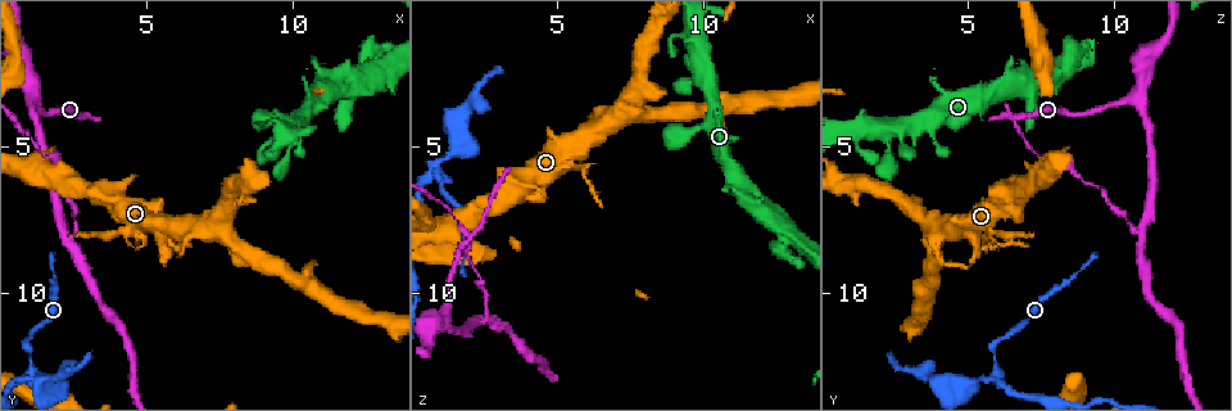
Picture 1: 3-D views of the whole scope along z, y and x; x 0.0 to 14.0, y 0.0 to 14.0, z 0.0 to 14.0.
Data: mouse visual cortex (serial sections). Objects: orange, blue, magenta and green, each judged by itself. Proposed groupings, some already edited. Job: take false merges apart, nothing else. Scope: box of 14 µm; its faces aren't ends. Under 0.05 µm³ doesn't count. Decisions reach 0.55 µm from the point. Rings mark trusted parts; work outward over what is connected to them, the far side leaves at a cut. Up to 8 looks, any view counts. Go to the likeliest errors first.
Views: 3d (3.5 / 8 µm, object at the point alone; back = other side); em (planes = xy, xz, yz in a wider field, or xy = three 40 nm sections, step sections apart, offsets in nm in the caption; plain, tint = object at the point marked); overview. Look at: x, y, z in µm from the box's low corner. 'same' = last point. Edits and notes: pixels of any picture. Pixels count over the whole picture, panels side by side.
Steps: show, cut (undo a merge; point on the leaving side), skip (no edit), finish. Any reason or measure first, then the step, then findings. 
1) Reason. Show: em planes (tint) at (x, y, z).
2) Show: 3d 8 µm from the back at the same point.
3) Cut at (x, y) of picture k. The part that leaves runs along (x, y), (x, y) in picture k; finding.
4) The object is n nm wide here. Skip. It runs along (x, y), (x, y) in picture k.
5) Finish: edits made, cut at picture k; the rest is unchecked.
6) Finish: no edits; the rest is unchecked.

A narrow waist. Show: 3d 3.5 µm at (1.0, 12.9, 6.0).

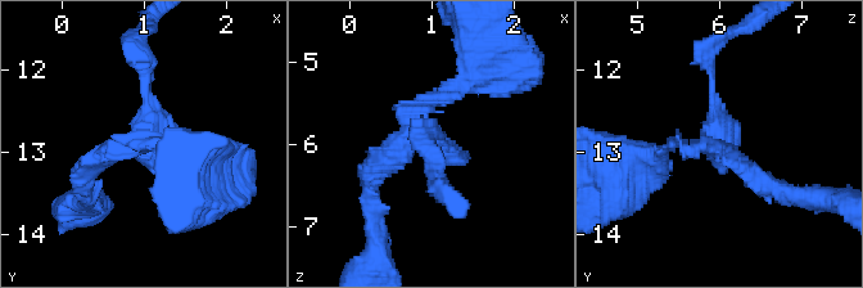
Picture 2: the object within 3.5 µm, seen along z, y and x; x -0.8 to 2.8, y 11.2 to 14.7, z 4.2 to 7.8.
3 arms meet here; the arms are 100, 150, 200 nm wide; need the tissue. Show: em xy step 5 (tint) at (0.95, 12.90, 5.90).

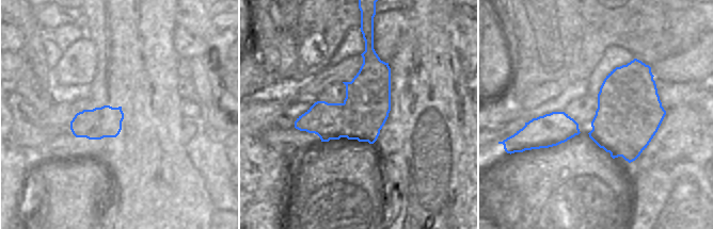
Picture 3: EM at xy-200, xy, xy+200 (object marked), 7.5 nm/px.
Cut at (457, 88) of picture 2. The part that leaves runs along (704, 143), (615, 158) in picture 2; two cells meet here.

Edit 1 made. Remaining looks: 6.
Three arms meet. Show: 3d 3.5 µm at (1.0, 3.4, 10.7).

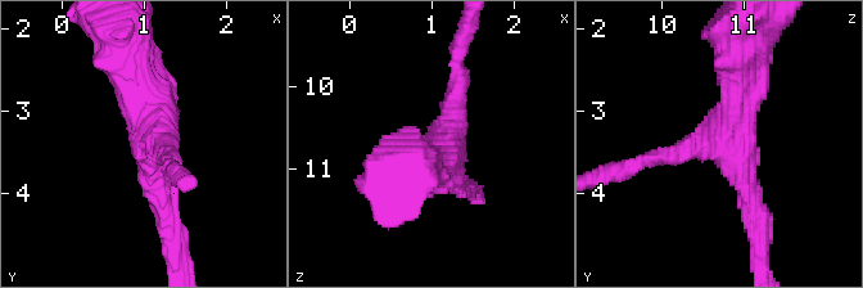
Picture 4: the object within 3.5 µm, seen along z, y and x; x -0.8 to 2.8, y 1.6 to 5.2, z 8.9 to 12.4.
3 arms meet here; the arms are 200, 250, 500 nm wide; need the tissue. Show: em xy step 5 (tint) at (1.10, 3.35, 10.75).

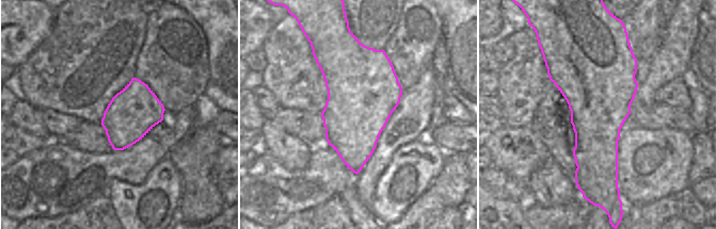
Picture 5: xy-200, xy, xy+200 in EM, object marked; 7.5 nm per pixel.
Skip. It runs along (646, 158), (722, 142), (758, 217) in picture 4; one cell here.

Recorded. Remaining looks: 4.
Three-way junction. Show: 3d 3.5 µm at (2.2, 8.1, 11.0).

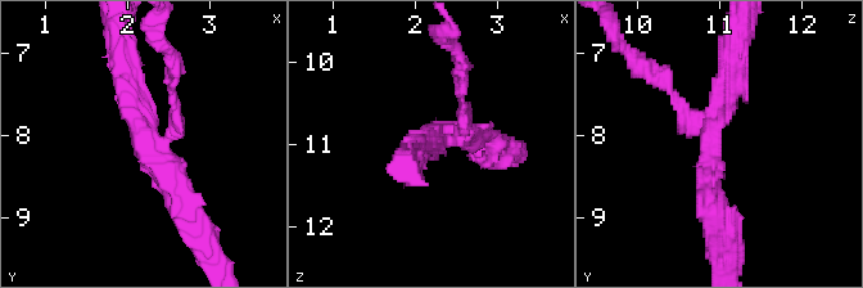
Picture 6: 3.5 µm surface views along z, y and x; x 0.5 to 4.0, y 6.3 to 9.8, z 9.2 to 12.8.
3 arms meet here; the arms are 150, 300, 300 nm wide. Show: em planes (plain) at (2.25, 8.05, 10.90).

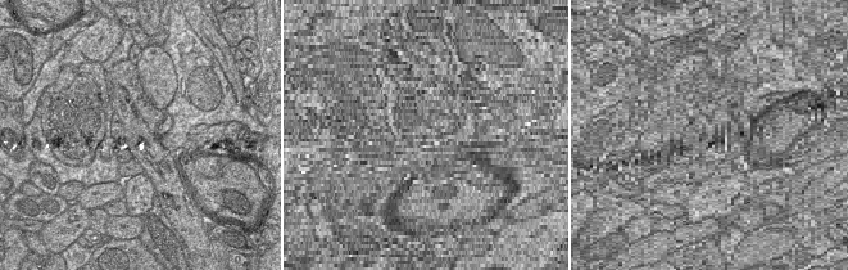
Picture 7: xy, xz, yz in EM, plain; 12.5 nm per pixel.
With the object marked. Show: em planes (tint) at the same point.

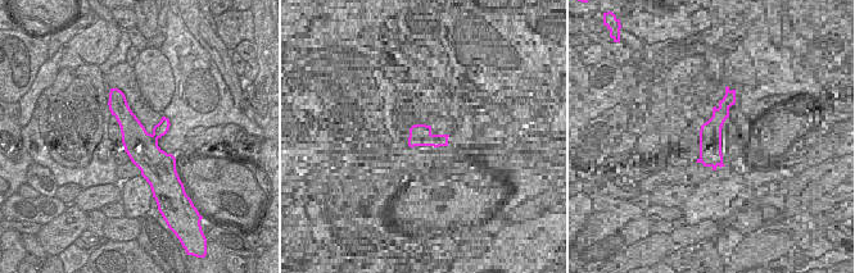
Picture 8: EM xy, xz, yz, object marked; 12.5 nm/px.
Cut at (176, 115) of picture 6. The part that leaves runs along (166, 139), (177, 126), (170, 55) in picture 6; two cells meet here.

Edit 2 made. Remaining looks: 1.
Finish: edits made, cut at picture 2, cut at picture 6; the rest is unchecked.

